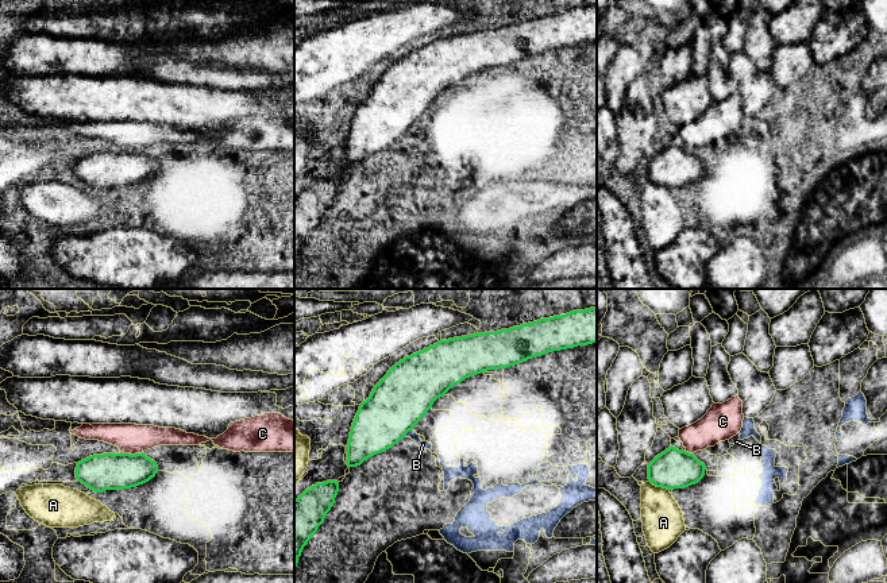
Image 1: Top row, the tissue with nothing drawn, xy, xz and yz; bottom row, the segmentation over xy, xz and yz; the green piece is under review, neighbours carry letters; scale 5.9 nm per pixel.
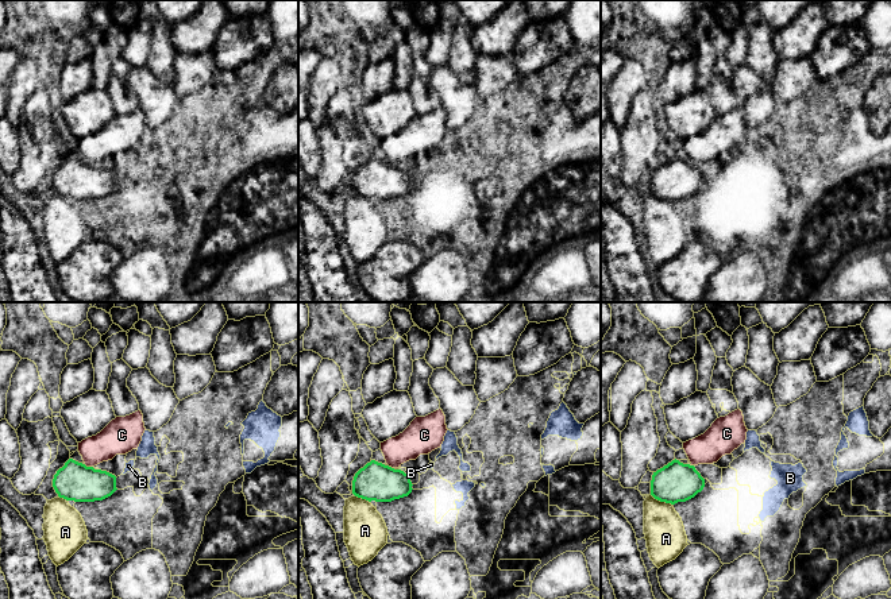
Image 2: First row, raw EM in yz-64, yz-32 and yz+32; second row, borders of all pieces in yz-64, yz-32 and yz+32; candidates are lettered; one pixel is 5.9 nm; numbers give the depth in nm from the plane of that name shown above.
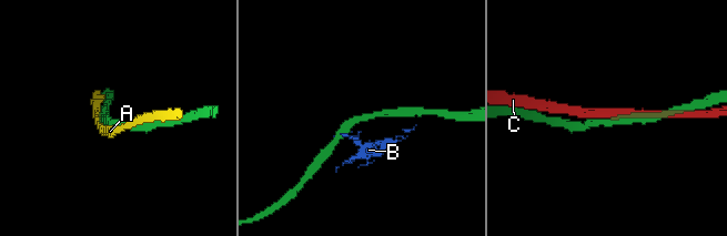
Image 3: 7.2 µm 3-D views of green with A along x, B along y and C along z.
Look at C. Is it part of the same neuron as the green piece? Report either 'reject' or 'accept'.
reject

